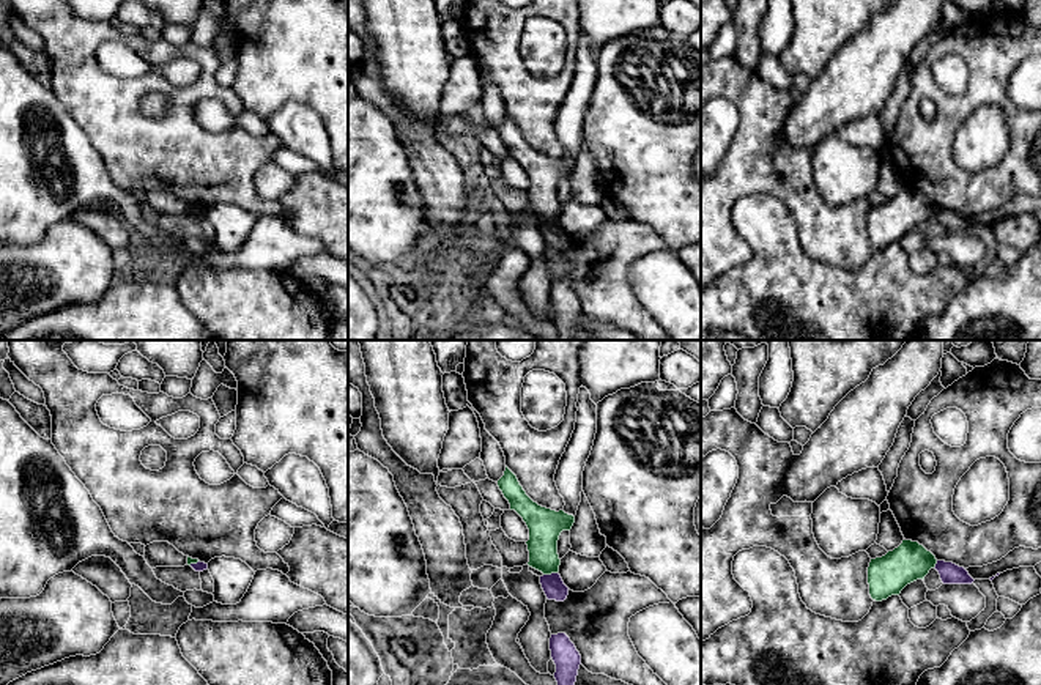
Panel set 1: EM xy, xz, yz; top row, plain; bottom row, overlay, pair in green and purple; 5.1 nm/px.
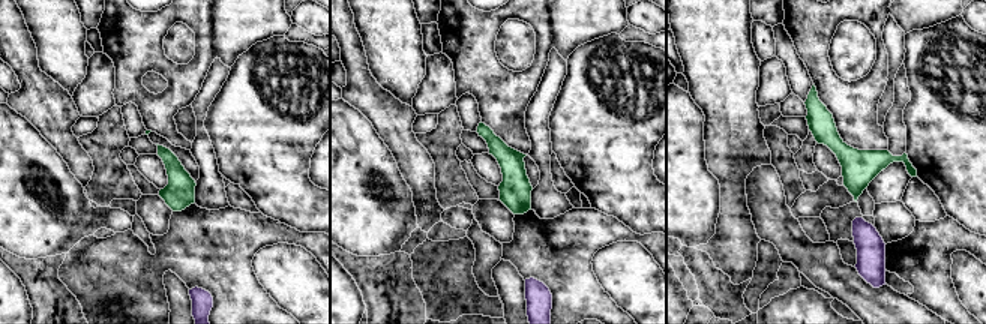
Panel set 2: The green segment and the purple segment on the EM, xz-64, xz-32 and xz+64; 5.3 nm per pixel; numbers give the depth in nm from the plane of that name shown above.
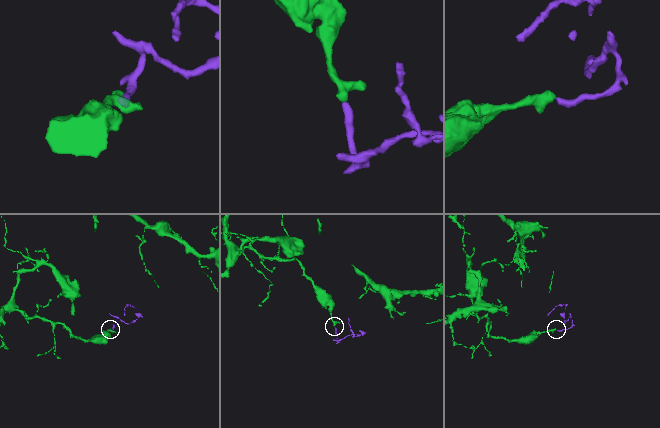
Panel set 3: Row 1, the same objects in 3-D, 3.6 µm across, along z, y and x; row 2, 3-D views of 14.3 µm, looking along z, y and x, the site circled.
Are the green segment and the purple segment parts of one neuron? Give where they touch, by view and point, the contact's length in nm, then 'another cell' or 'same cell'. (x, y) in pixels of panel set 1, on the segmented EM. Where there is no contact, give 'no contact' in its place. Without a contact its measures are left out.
meets green in xz at (550, 573); contact 70 nm long; another cell

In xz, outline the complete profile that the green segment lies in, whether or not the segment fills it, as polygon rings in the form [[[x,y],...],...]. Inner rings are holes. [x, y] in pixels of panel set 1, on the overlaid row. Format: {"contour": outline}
{"contour": [[[507,466],[504,476],[498,480],[498,487],[509,501],[510,510],[515,510],[529,529],[528,565],[543,575],[558,573],[561,565],[558,540],[562,531],[572,529],[575,517],[534,502]]]}

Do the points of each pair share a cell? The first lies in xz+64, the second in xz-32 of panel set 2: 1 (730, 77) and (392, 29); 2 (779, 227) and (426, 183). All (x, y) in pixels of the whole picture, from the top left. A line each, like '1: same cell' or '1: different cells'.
1: same cell
2: same cell

